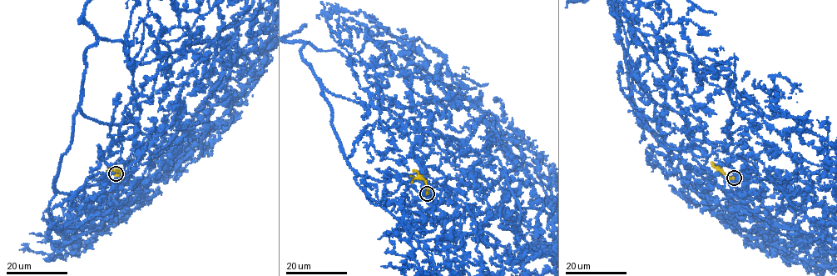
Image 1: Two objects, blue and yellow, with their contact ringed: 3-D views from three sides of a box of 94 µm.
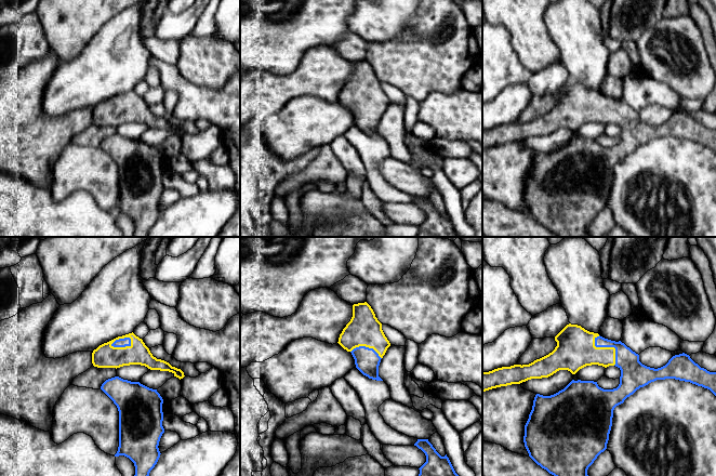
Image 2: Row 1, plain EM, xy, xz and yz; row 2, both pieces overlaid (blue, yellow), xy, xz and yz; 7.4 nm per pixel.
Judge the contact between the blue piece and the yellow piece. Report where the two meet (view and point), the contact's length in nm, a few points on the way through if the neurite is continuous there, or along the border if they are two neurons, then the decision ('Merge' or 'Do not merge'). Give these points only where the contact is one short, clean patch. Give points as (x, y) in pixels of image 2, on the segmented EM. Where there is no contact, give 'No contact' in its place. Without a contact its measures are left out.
Touches blue at yz (609, 346). Shared border 260 nm. Path across: yz (632, 370), (614, 348), (609, 346), (575, 348). Merge

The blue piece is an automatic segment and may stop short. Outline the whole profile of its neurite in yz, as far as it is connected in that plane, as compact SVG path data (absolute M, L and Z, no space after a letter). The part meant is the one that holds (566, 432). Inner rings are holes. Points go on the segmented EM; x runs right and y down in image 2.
M567 325L555 336L555 341L557 346L552 353L529 365L514 365L482 372L482 392L486 392L531 379L548 378L559 370L575 374L580 369L592 365L605 368L615 366L621 370L620 384L613 389L604 389L594 381L572 380L554 395L535 395L525 425L523 442L529 457L554 476L588 476L588 467L607 449L614 408L651 382L665 379L690 382L710 389L716 396L716 372L701 368L685 353L673 356L665 366L654 369L642 365L639 355L621 341L605 339L578 325Z

